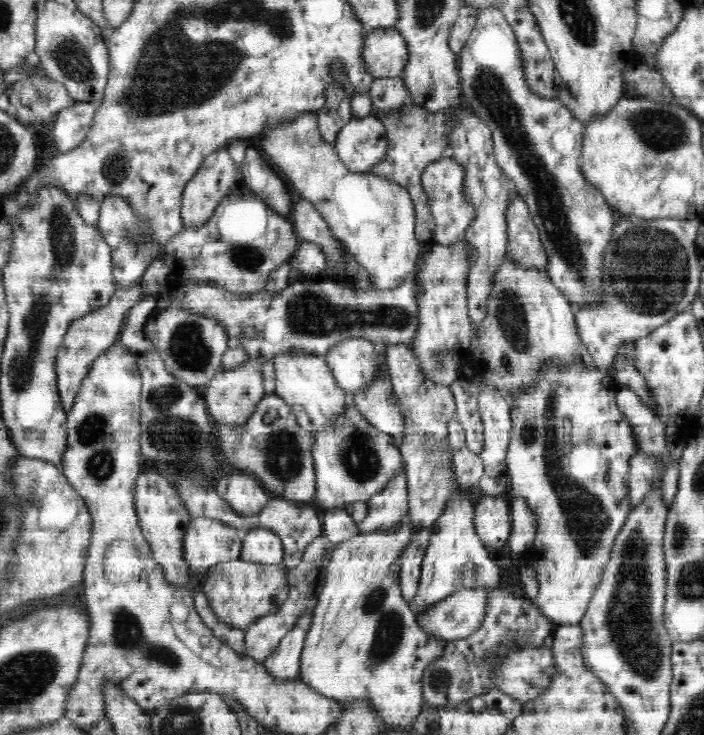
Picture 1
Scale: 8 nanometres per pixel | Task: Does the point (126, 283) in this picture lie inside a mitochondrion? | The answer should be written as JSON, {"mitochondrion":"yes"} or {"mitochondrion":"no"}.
{"mitochondrion":"no"}

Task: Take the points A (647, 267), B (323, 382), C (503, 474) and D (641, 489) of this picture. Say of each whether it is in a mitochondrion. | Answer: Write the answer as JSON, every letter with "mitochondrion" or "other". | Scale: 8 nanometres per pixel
{"A":"mitochondrion","B":"other","C":"other","D":"other"}

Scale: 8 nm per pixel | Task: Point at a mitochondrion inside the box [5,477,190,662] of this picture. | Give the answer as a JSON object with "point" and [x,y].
{"point":[33,500]}

